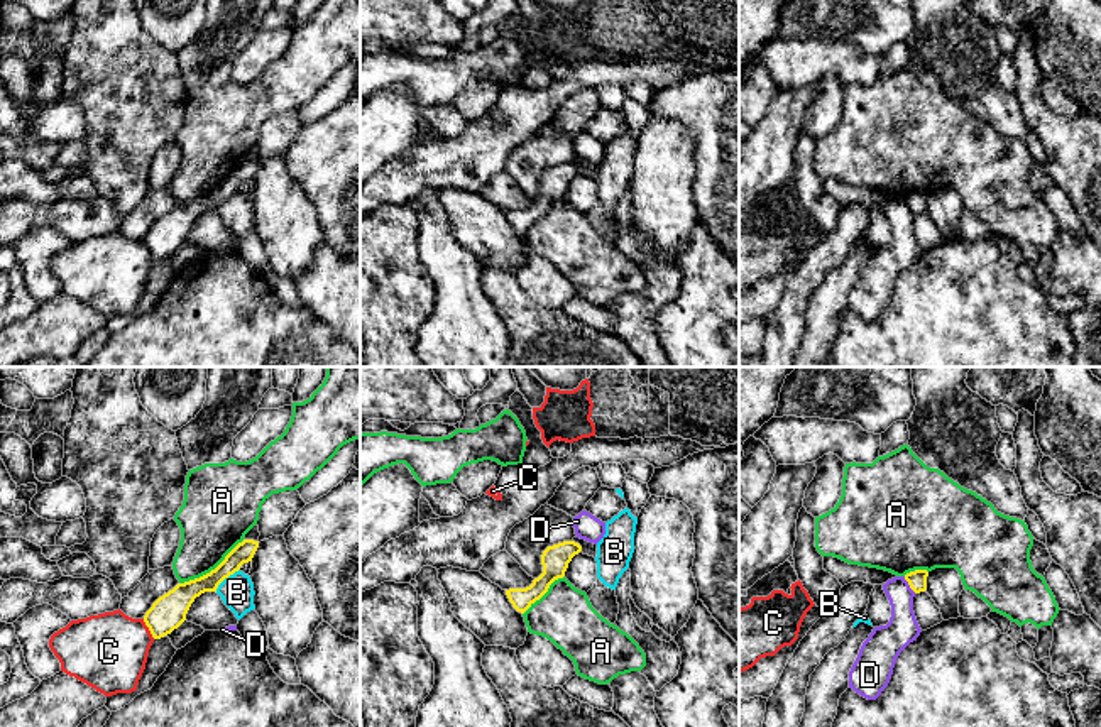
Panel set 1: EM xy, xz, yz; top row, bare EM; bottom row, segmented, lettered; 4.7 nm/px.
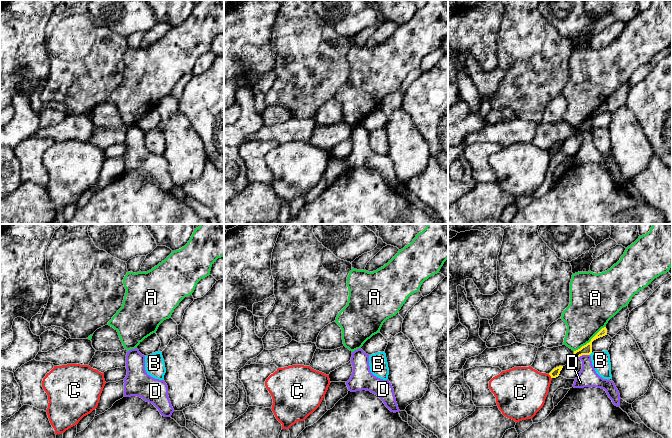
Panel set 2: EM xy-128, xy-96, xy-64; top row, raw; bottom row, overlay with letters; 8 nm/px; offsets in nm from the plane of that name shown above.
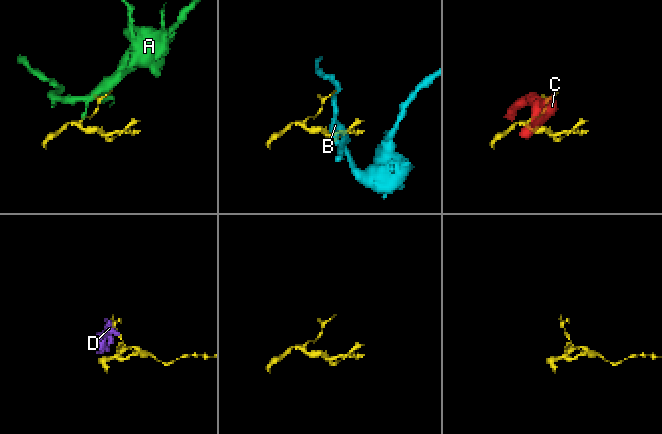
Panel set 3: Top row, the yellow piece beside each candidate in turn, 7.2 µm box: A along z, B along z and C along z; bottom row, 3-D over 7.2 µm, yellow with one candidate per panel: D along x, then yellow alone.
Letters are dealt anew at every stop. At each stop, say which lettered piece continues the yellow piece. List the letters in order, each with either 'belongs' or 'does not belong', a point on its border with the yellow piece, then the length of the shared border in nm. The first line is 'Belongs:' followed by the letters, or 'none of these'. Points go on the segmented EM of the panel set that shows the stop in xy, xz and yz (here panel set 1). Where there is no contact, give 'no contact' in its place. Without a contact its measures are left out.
Belongs: none of these
A: does not belong | xy (212, 570) | 380 nm
B: does not belong | xy (225, 577) | 160 nm
C: does not belong | xy (149, 629) | 110 nm
D: does not belong | yz (909, 584) | 100 nm

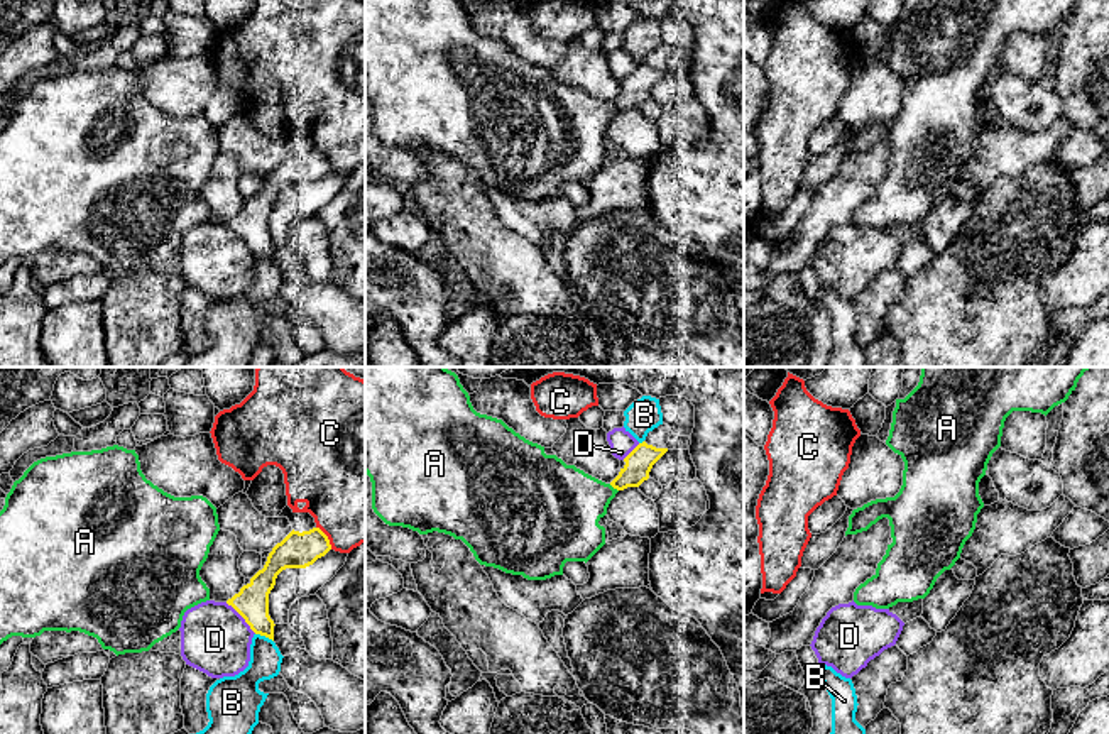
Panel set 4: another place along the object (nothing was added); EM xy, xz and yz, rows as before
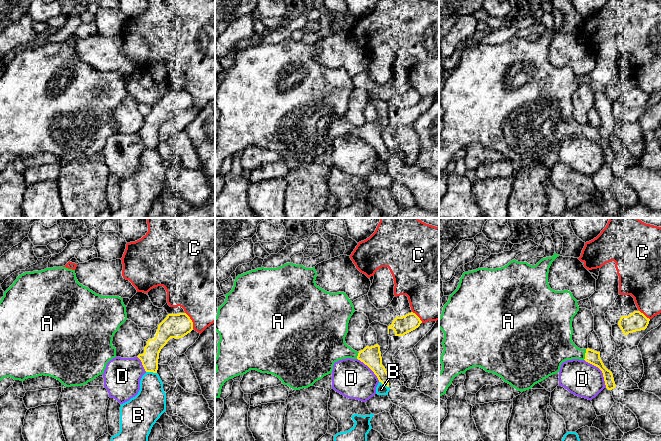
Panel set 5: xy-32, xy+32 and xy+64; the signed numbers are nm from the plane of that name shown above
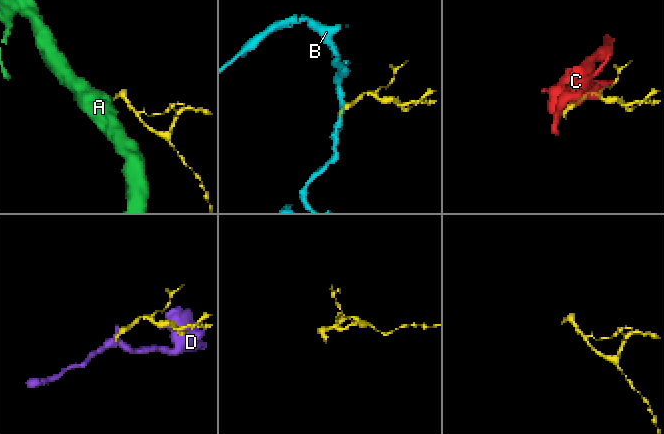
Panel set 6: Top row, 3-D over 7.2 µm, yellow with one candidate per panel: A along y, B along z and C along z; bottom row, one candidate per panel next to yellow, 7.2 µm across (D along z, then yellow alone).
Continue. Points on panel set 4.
Belongs: A
A: belongs | xz (614, 487) | 60 nm
B: does not belong | xy (264, 635) | 100 nm
C: does not belong | xy (327, 538) | 130 nm
D: does not belong | xy (242, 616) | 220 nm

